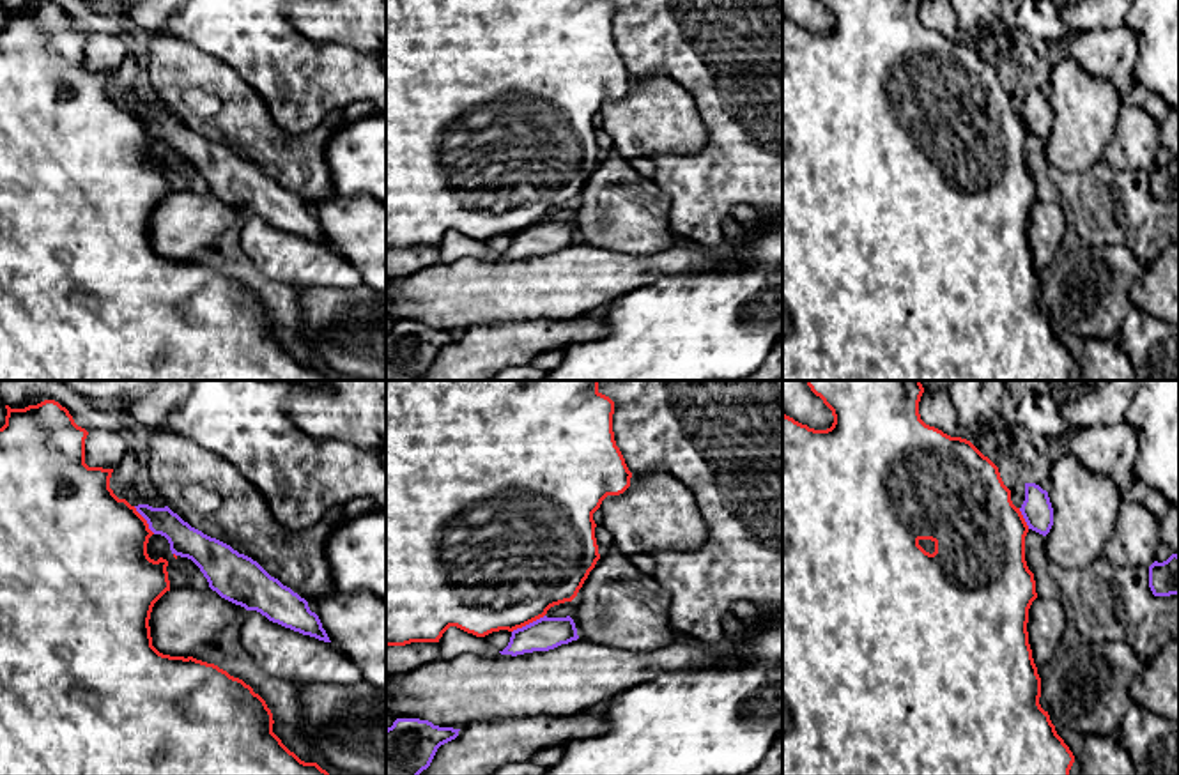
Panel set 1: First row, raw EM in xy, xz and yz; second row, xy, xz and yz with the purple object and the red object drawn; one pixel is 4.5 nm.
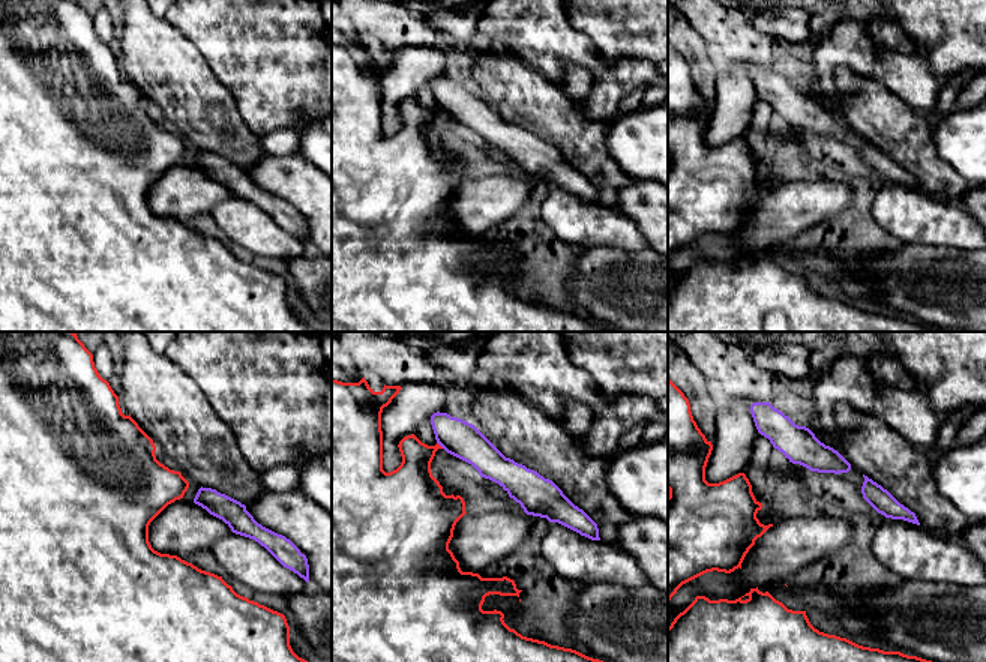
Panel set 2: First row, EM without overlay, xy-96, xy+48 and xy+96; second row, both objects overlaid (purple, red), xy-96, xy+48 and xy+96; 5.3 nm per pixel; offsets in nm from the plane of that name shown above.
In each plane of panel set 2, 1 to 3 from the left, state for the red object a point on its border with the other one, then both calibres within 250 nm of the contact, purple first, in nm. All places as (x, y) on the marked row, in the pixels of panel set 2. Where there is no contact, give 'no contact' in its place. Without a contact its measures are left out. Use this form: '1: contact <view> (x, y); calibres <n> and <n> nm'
1: no contact
2: contact xy+48 (440, 445); calibres 190 and 220 nm
3: no contact

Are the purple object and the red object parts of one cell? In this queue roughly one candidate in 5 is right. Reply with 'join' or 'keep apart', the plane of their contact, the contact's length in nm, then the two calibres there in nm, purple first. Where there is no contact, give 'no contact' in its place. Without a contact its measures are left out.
keep apart | xz | 170 nm | 150/500 nm

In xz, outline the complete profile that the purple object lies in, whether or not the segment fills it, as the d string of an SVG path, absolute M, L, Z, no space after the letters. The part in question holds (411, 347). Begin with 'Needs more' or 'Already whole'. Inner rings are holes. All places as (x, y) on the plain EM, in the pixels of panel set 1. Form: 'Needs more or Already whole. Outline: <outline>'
Already whole. Outline: M397 322L386 333L386 380L418 380L430 370L437 352L455 343L458 334L428 324Z

